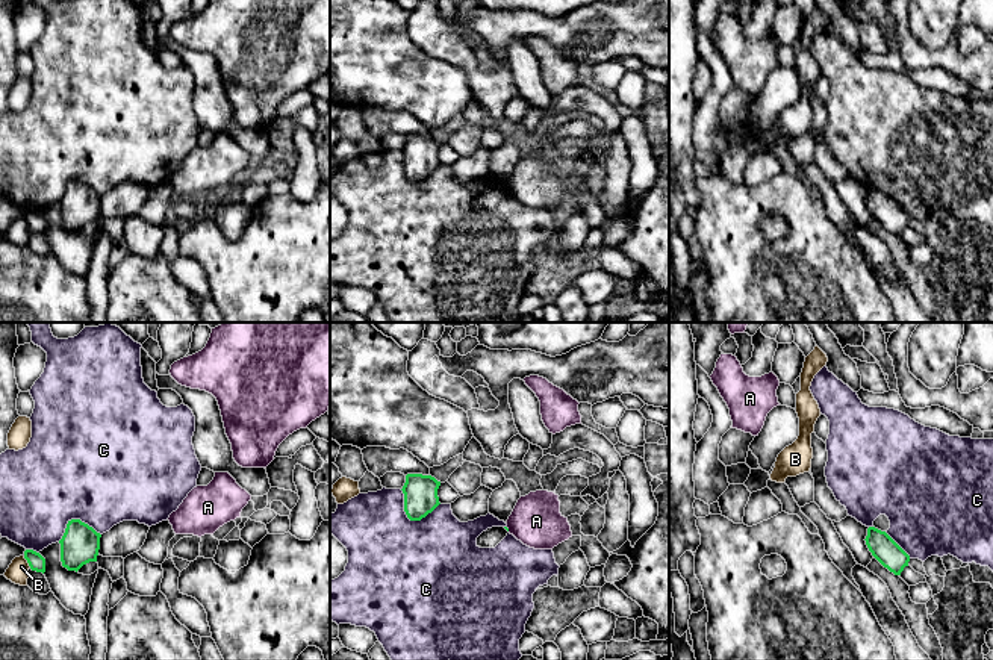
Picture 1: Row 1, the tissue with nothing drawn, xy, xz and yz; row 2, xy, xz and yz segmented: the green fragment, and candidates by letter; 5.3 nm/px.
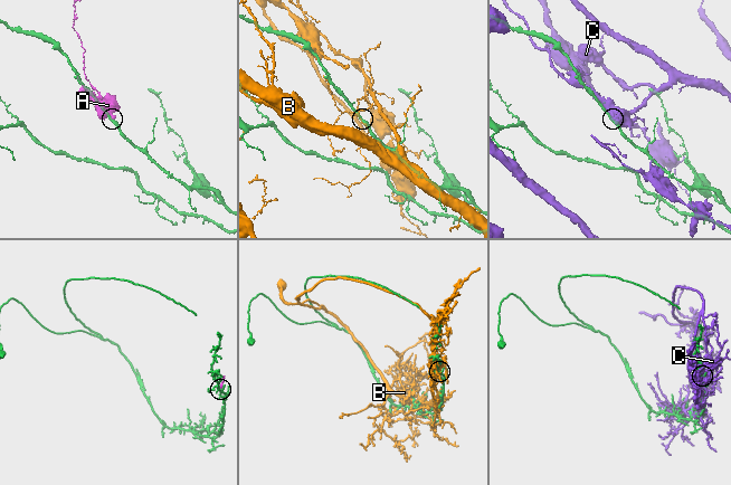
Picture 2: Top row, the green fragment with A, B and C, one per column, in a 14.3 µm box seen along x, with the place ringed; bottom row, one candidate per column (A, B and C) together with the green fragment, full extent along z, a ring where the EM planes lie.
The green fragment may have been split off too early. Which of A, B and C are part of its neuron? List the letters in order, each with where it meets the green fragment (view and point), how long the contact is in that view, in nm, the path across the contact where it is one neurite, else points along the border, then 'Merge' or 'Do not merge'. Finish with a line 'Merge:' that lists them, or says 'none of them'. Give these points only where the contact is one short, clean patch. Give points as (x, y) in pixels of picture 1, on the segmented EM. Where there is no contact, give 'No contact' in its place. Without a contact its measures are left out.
A: Touches green at xz (507, 529). Shared border 30 nm. Boundary: xz (506, 527), (509, 530). Do not merge
B: Touches green at xy (28, 562). Shared border 80 nm. Do not merge
C: Touches green at xz (410, 519). Shared border 240 nm. Do not merge
Merge: none of them

